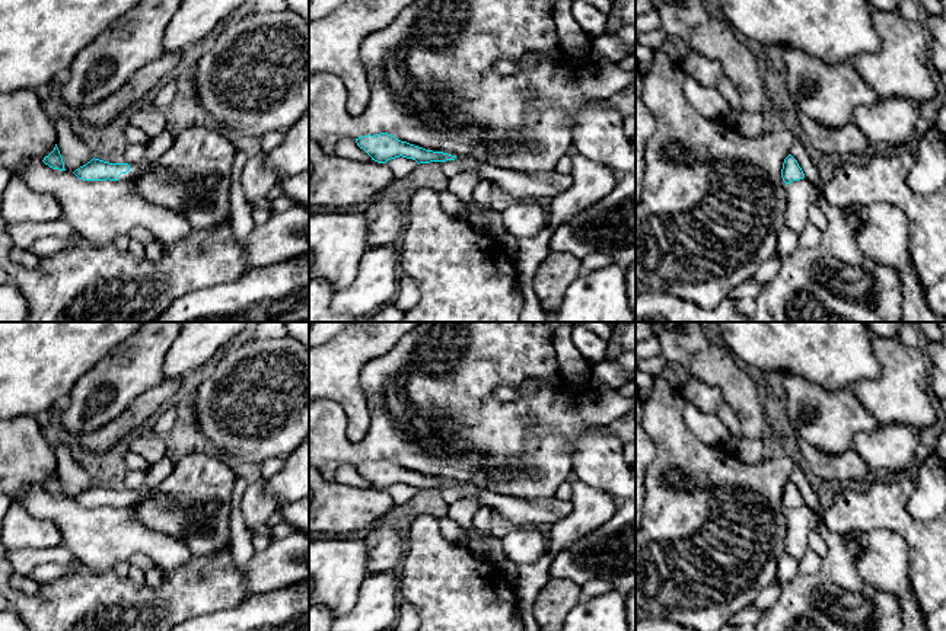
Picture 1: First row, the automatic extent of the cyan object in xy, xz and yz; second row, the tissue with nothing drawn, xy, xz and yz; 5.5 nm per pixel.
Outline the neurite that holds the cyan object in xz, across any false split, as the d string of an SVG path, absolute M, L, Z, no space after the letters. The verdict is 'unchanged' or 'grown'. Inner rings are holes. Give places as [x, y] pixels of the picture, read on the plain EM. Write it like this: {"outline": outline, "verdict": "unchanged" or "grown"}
{"outline": "M388 459L361 462L356 465L356 469L372 484L372 487L378 490L386 490L388 487L399 482L413 485L418 491L456 485L456 482L443 478L426 477L407 468L401 468Z", "verdict": "unchanged"}

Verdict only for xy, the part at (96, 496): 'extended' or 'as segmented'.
extended

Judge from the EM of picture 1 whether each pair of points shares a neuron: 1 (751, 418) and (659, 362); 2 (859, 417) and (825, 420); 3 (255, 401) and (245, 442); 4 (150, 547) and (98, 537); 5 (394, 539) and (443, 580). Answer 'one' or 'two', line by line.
1: two
2: one
3: one
4: one
5: two

